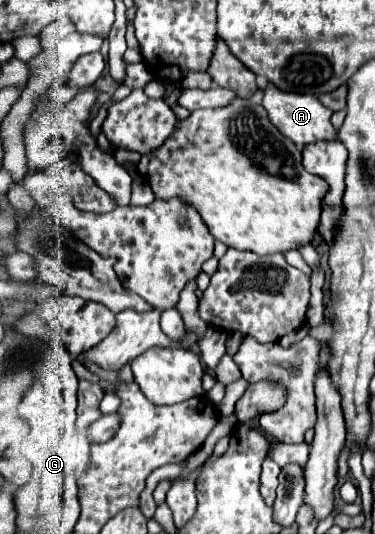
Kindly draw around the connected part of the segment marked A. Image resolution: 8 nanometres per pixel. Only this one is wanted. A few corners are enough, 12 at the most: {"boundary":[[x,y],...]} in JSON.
{"boundary":[[268,83],[268,119],[298,147],[336,139],[332,111]]}

